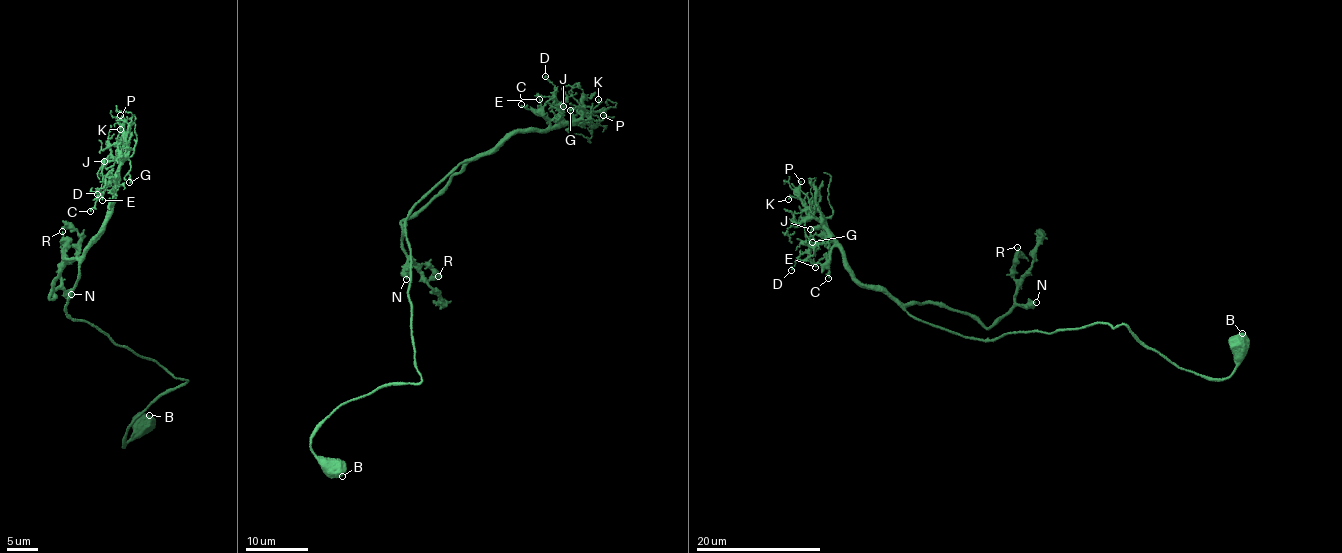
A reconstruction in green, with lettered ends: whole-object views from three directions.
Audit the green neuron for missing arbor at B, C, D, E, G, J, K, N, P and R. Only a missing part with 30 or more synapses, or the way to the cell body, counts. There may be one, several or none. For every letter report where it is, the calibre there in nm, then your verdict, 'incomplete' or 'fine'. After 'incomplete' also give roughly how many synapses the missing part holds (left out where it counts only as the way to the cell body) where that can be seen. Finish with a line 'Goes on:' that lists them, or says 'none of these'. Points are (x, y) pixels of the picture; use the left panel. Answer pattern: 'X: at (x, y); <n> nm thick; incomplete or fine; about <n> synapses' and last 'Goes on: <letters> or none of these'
B: at (149, 415); 950 nm thick; fine
C: at (90, 211); 100 nm thick; fine
D: at (97, 194); 150 nm thick; fine
E: at (102, 200); 140 nm thick; fine
G: at (129, 182); 220 nm thick; fine
J: at (104, 161); 280 nm thick; fine
K: at (120, 129); 160 nm thick; fine
N: at (71, 294); 380 nm thick; incomplete; about 35 synapses
P: at (120, 115); 110 nm thick; fine
R: at (62, 231); 150 nm thick; fine
Goes on: N

